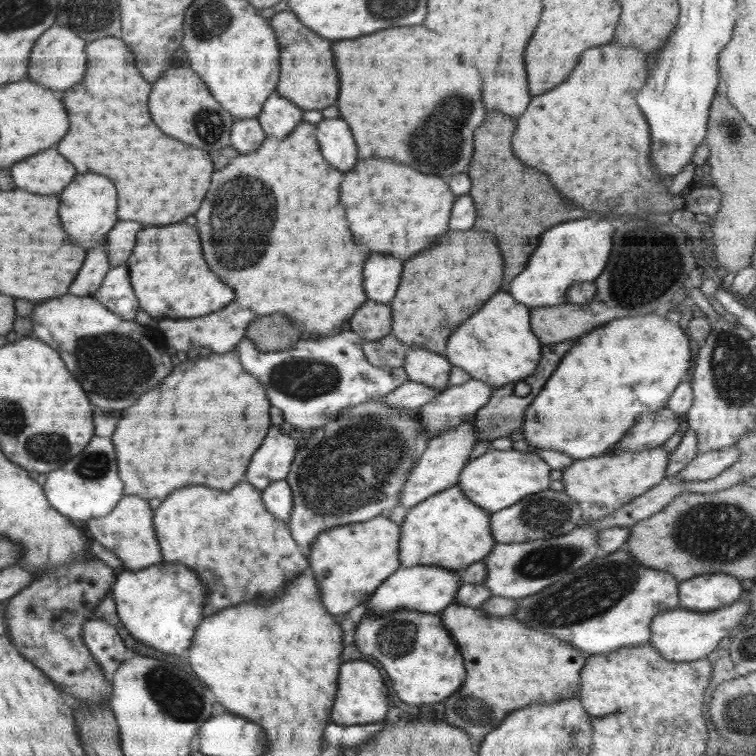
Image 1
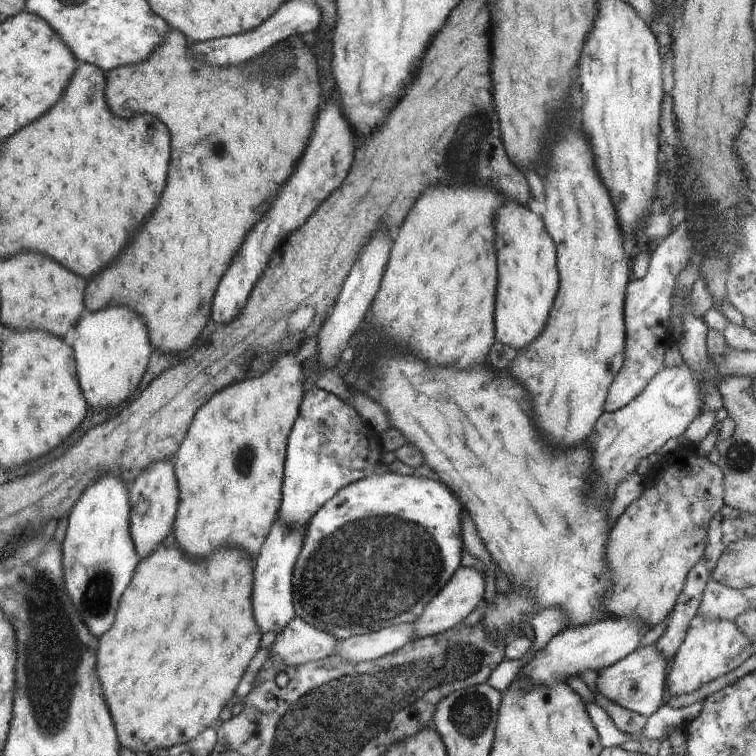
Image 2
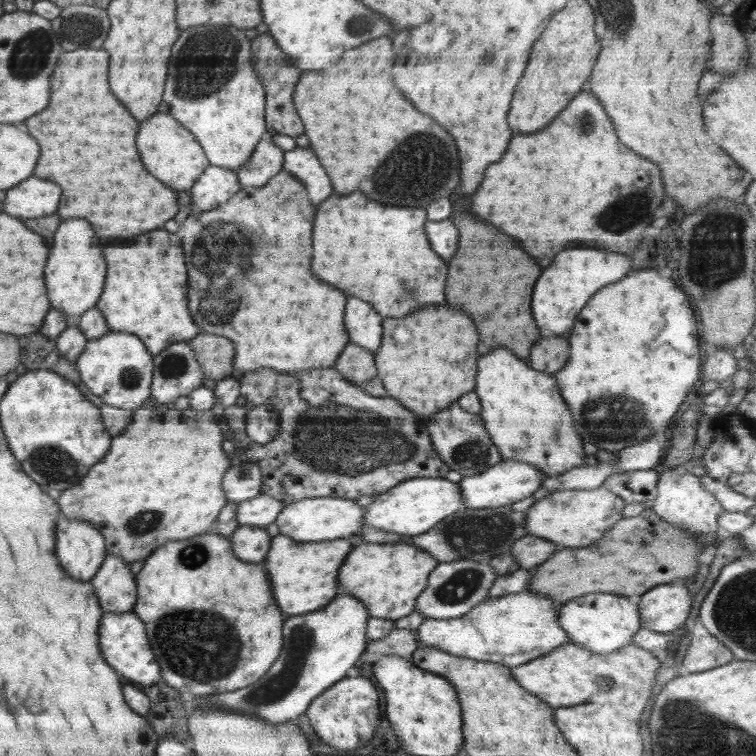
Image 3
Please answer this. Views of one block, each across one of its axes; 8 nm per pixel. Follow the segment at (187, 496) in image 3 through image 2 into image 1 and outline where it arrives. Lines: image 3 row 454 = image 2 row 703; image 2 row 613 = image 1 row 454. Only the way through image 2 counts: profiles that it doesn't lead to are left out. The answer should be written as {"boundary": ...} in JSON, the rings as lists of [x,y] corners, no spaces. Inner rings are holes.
{"boundary":[[[238,349],[229,350],[226,354],[210,354],[206,358],[198,358],[198,360],[186,360],[182,362],[184,366],[176,366],[170,376],[166,376],[156,388],[152,388],[150,392],[146,392],[144,396],[140,396],[140,400],[128,408],[124,412],[124,418],[118,422],[115,431],[113,432],[111,439],[114,445],[114,450],[116,451],[116,462],[118,465],[118,476],[122,479],[124,483],[124,495],[138,495],[144,497],[146,500],[151,498],[159,498],[164,500],[172,490],[176,488],[182,488],[182,486],[188,486],[188,484],[206,484],[206,486],[212,486],[212,488],[220,488],[220,490],[228,490],[234,488],[236,484],[244,480],[244,475],[246,474],[248,464],[250,464],[250,458],[252,454],[256,452],[258,444],[264,440],[266,432],[268,432],[270,426],[270,400],[268,400],[268,395],[264,392],[264,386],[258,382],[258,378],[254,378],[252,374],[244,372],[242,363],[238,362]],[[148,426],[154,426],[158,430],[164,430],[166,434],[174,434],[174,438],[146,438],[140,428],[148,428]]]}

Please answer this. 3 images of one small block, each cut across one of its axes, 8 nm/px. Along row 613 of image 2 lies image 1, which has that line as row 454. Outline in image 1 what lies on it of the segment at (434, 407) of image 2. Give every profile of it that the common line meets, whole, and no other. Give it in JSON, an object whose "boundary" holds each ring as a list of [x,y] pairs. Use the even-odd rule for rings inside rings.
{"boundary":[[[654,313],[612,320],[600,328],[602,330],[578,338],[580,342],[576,348],[564,356],[542,392],[524,411],[522,430],[524,440],[531,448],[556,450],[578,460],[603,455],[628,434],[644,413],[666,407],[674,389],[686,376],[690,368],[689,337],[682,332],[678,322],[670,322]]]}

